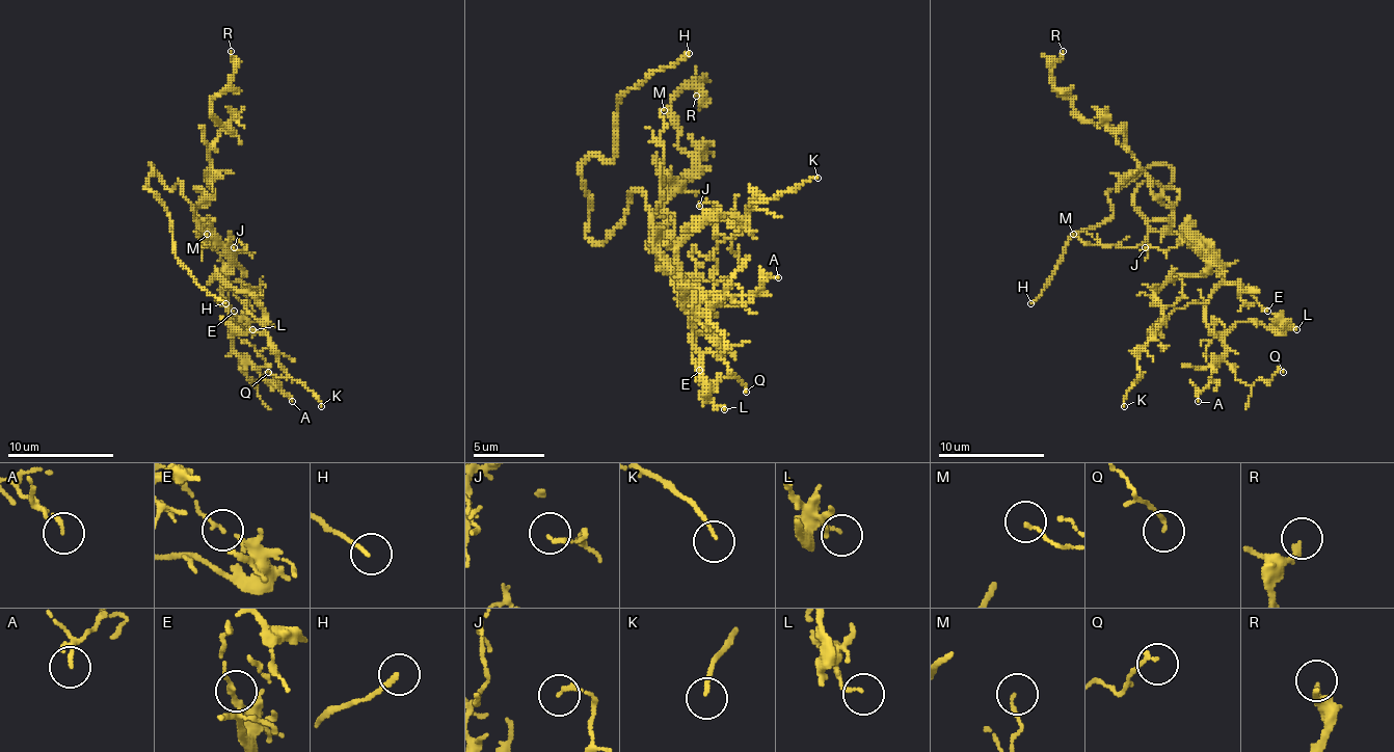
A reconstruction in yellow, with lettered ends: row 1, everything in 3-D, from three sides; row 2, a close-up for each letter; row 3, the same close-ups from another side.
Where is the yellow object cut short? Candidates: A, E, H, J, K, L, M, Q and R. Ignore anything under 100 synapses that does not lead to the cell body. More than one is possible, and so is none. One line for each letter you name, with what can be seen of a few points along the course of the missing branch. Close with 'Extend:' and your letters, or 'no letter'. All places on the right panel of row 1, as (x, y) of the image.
H: (1030, 303), (1004, 319), (986, 343), (981, 361), (986, 372), (983, 377)
Extend: H

